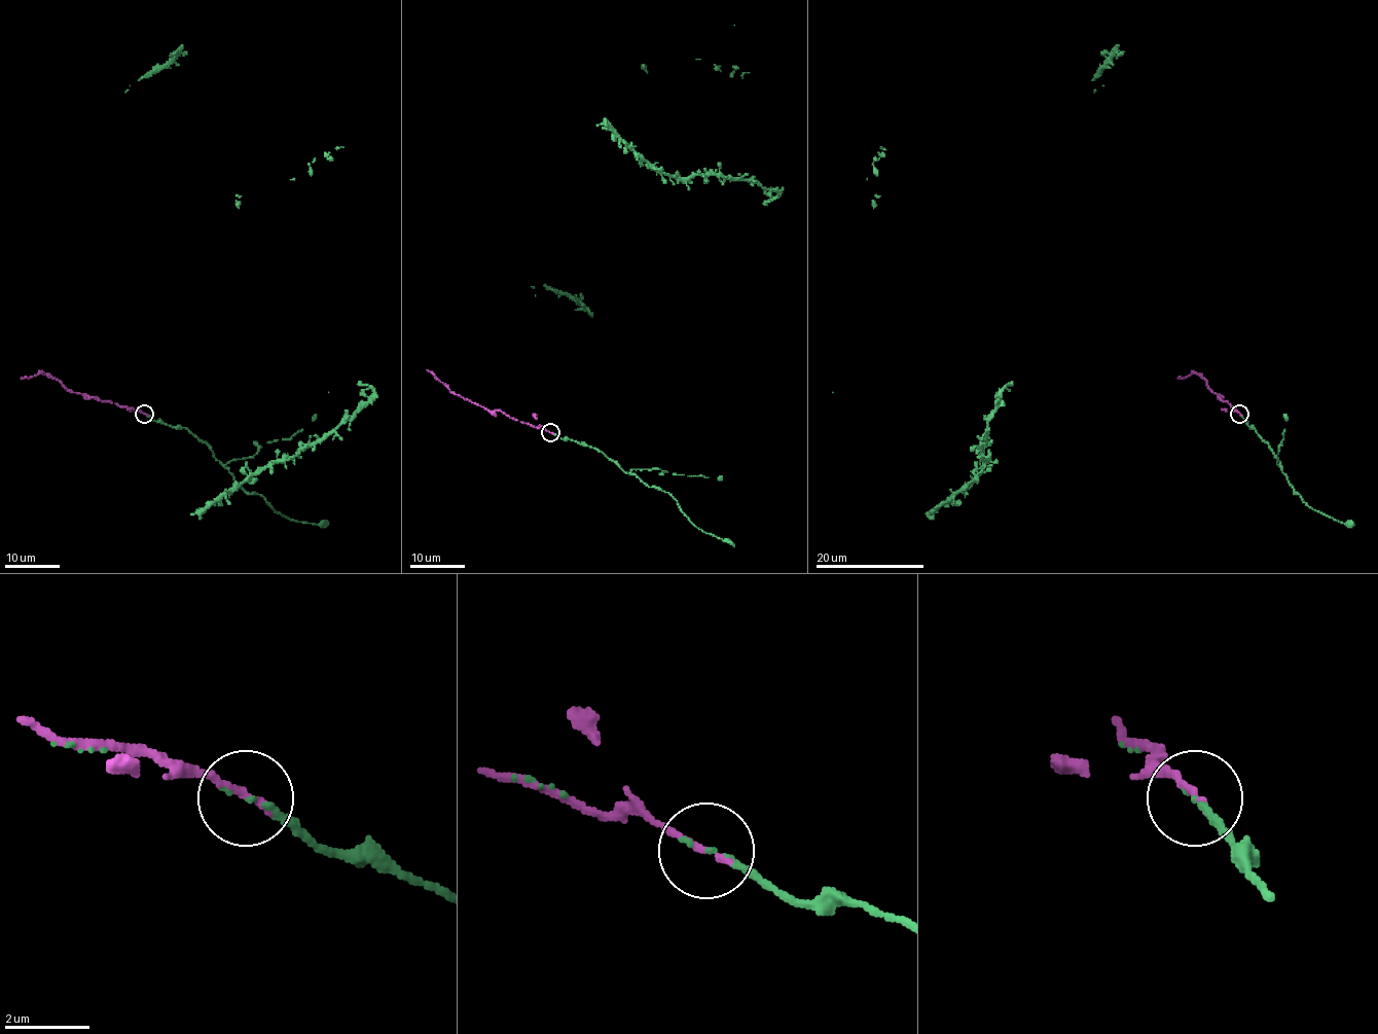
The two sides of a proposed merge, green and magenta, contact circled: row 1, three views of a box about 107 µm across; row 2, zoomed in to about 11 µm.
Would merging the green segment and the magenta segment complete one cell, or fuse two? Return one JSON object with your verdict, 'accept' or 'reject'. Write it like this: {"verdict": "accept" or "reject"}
{"verdict": "accept"}

